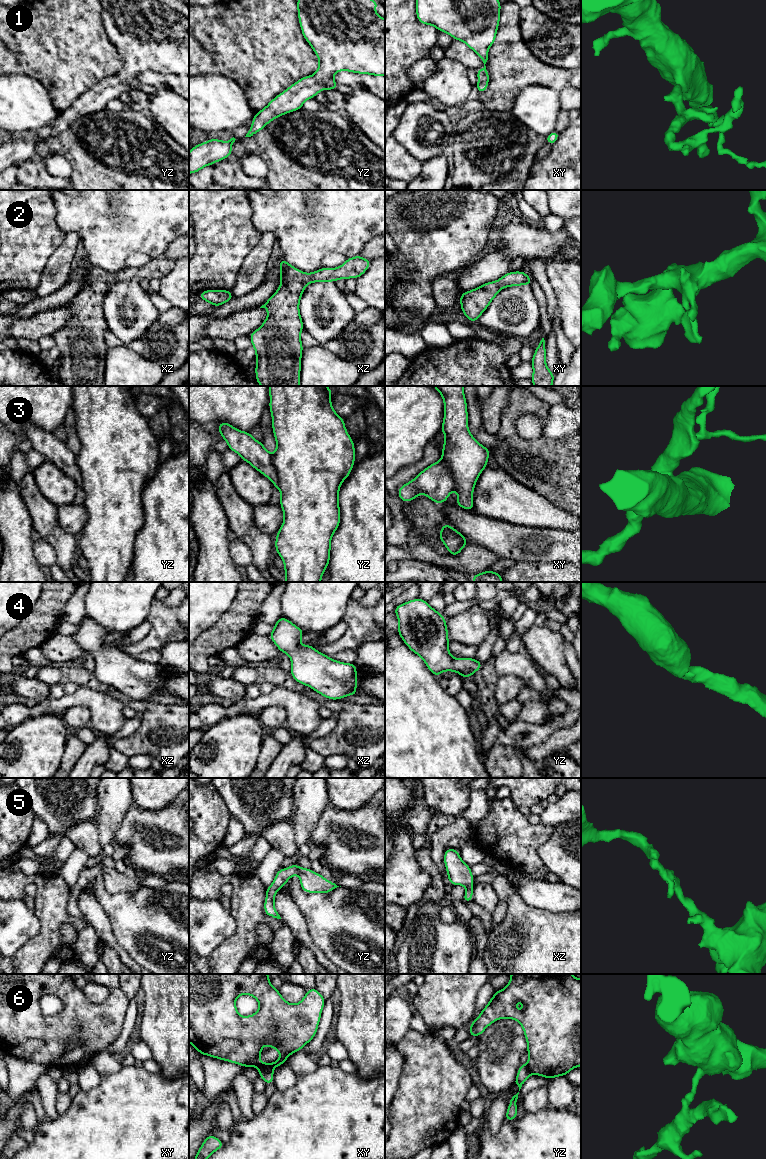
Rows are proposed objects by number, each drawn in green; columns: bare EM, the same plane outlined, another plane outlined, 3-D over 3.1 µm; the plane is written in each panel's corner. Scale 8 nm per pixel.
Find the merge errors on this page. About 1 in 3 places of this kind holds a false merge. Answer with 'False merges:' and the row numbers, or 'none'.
False merges: 3, 6

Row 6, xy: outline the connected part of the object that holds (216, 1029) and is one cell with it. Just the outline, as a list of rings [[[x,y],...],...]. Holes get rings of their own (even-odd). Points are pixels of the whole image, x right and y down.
[[[189,974],[189,1043],[200,1055],[238,1064],[243,1068],[274,1069],[285,1064],[292,1053],[300,1051],[315,1037],[325,1001],[316,988],[311,988],[299,1003],[290,1004],[272,986],[268,974]],[[239,995],[253,996],[259,1003],[258,1011],[250,1016],[240,1016],[236,1008]],[[263,1045],[277,1049],[280,1057],[273,1063],[261,1062],[259,1056],[263,1053]]]

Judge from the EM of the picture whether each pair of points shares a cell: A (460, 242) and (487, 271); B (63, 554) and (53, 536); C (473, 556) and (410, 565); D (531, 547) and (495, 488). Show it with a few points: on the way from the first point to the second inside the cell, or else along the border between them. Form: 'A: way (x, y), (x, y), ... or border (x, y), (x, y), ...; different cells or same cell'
A: border (485, 250), (457, 273); different cells
B: way (63, 550), (63, 546), (57, 540); same cell
C: border (406, 559), (429, 561), (445, 569); different cells
D: border (495, 519), (541, 528); different cells

